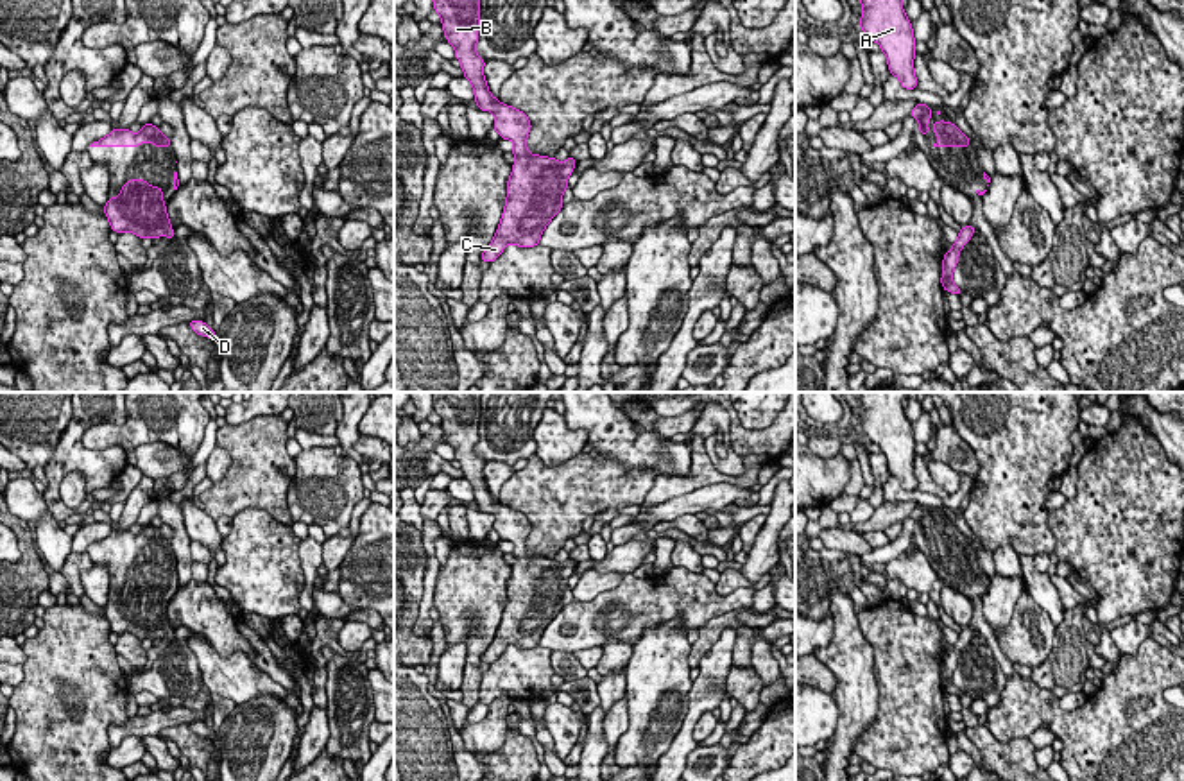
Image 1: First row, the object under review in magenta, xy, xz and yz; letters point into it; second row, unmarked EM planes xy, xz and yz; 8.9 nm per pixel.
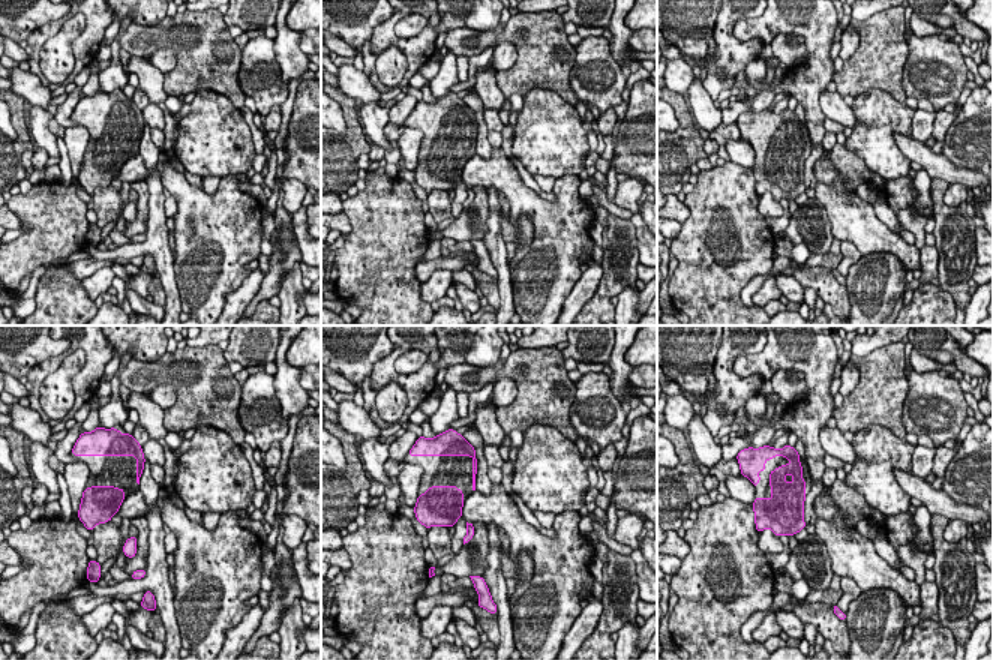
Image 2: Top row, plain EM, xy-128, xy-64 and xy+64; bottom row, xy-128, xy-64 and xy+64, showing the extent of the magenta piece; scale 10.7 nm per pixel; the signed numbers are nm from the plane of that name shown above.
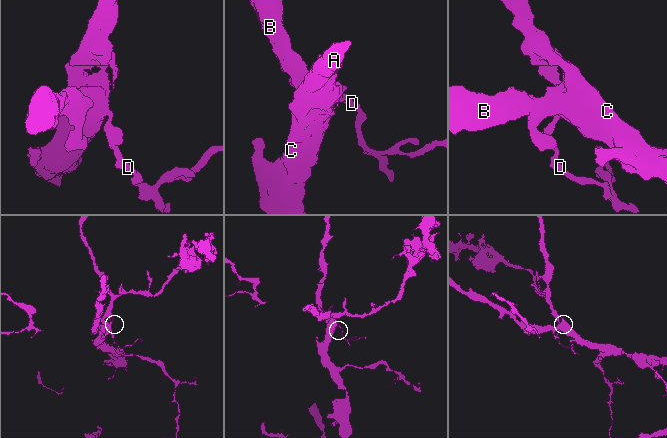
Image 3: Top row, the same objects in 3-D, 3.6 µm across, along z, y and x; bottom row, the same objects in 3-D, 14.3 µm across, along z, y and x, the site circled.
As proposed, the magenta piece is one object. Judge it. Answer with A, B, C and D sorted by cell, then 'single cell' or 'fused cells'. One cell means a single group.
A B C D | single cell

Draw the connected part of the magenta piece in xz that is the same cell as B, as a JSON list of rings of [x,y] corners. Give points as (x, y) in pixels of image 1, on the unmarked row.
[[[432,392],[433,412],[441,417],[446,442],[455,450],[455,460],[460,462],[464,478],[473,487],[475,503],[478,511],[491,512],[494,516],[493,530],[503,541],[514,545],[512,555],[516,564],[512,575],[507,580],[507,600],[502,614],[502,622],[489,648],[480,656],[480,661],[493,665],[509,645],[518,648],[536,648],[550,622],[562,611],[562,595],[568,588],[568,579],[577,566],[575,559],[557,562],[555,559],[530,555],[527,550],[527,537],[532,530],[528,518],[507,505],[494,500],[487,489],[484,478],[485,462],[476,455],[478,425],[480,425],[480,392]]]

